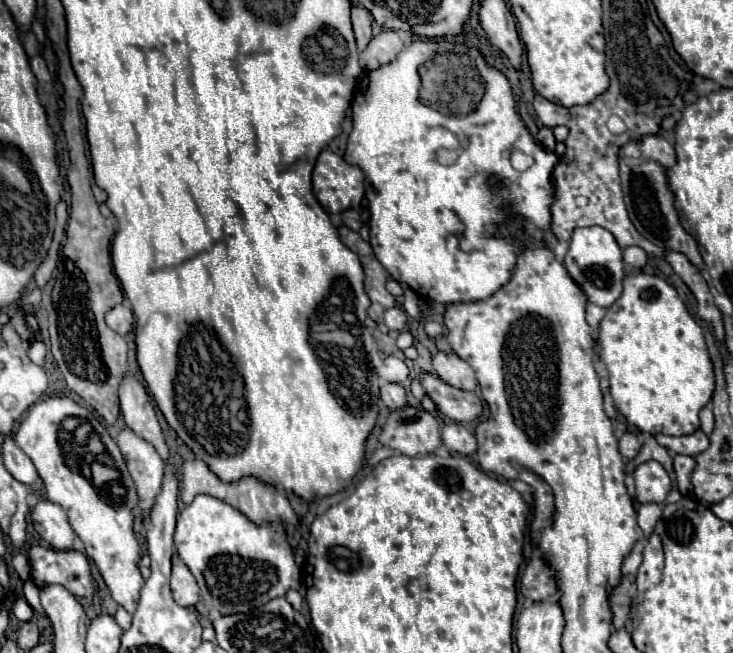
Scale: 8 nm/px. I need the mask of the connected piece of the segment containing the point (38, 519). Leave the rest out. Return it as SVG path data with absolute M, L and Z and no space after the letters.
M40 500L32 510L32 524L36 532L54 548L54 550L70 550L74 544L74 530L68 524L68 516L62 506Z

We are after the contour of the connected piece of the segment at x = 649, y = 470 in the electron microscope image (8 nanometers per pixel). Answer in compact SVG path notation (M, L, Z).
M656 460L644 462L634 470L634 480L638 482L638 502L662 504L666 494L672 488L672 480L668 472Z

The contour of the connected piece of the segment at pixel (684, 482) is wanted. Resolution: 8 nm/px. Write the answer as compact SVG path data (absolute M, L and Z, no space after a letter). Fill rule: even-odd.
M674 454L674 472L676 472L676 484L682 496L692 498L692 482L690 482L690 474L694 470L696 462L692 456L684 456L684 454Z

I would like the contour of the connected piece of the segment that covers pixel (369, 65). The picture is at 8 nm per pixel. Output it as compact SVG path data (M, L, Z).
M382 30L360 52L360 66L364 70L376 70L378 66L392 62L402 48L404 48L404 44L402 44L402 38L396 30Z

